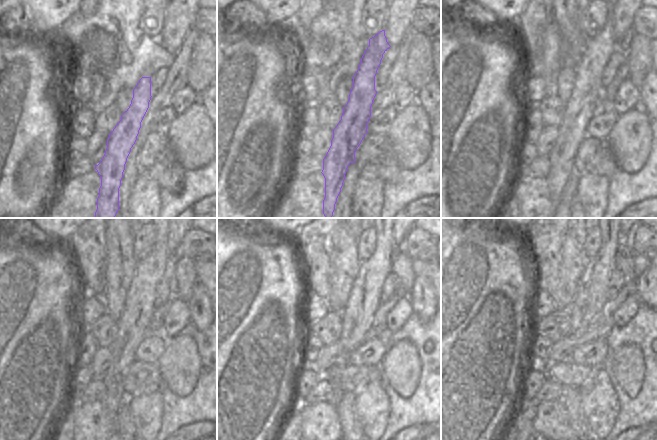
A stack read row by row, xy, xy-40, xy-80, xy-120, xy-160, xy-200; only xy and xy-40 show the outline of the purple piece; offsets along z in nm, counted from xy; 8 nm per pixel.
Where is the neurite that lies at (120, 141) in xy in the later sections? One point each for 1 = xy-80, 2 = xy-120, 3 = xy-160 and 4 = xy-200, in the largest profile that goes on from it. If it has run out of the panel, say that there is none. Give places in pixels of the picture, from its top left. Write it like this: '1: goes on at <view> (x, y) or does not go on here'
1: goes on at xy-80 (583, 103)
2: goes on at xy-120 (132, 325)
3: goes on at xy-160 (356, 317)
4: goes on at xy-200 (591, 295)

